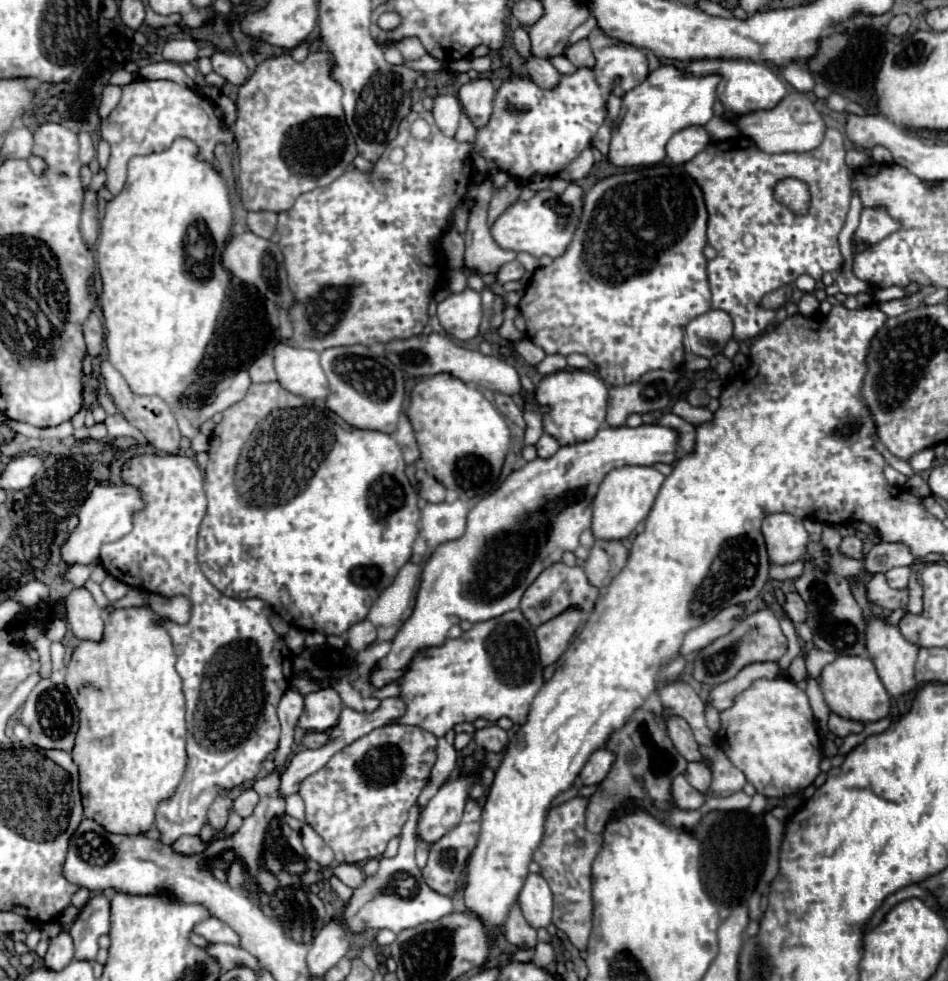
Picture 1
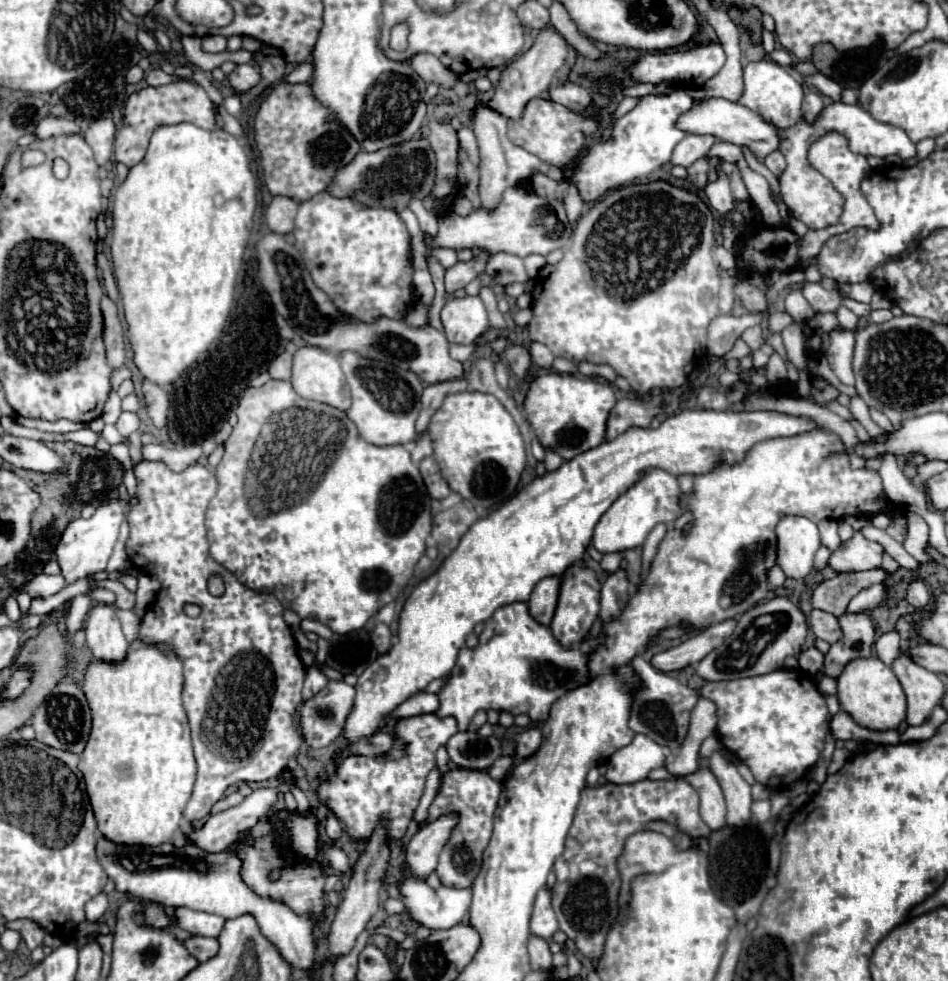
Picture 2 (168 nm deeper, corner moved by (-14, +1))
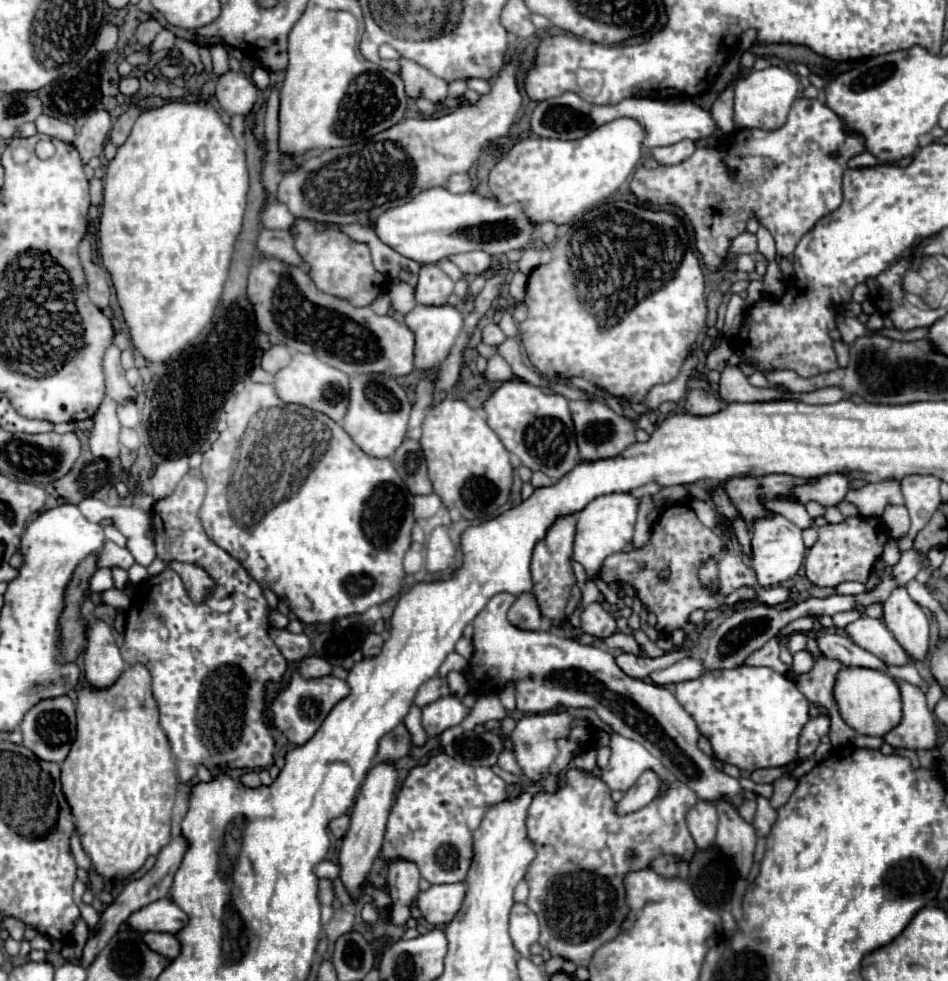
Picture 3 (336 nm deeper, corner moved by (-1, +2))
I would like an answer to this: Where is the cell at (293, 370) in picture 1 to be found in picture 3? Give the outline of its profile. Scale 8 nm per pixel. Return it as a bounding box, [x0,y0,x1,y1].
[275,354,349,422]

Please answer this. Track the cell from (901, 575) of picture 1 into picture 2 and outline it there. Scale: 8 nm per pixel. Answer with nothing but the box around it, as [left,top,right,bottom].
[908,579,930,607]

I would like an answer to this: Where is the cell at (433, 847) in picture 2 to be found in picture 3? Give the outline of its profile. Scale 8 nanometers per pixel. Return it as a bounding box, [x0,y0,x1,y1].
[387,860,419,926]

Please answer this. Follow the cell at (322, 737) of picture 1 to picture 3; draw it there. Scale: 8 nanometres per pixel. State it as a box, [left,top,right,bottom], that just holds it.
[375,724,413,762]

